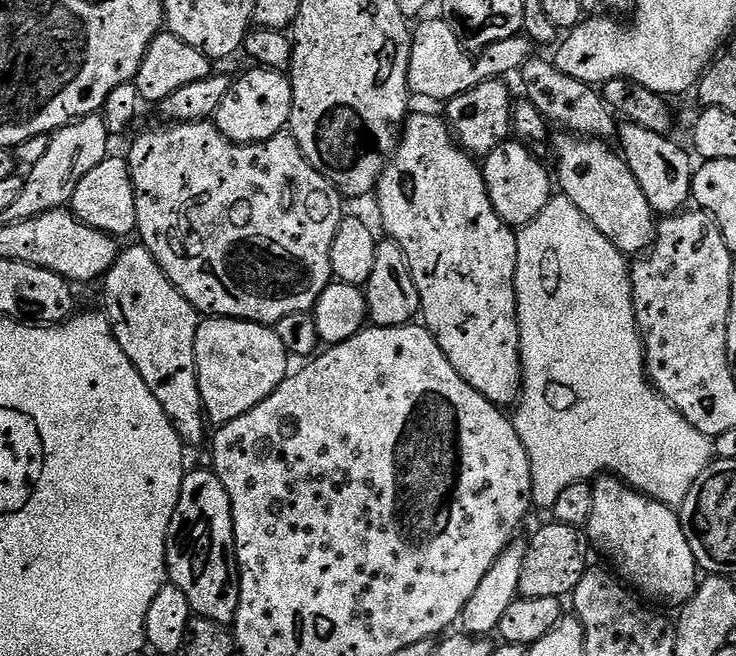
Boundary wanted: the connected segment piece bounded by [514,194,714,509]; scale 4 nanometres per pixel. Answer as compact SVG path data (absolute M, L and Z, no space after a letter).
M563 194L553 195L551 202L542 210L542 214L538 214L538 218L534 218L530 223L525 224L519 229L516 241L518 242L518 266L516 267L516 313L518 314L518 322L520 323L520 375L522 377L522 395L519 397L518 403L515 405L514 423L516 425L516 433L518 438L522 438L522 446L526 446L526 454L530 458L530 470L532 471L532 503L536 508L551 508L554 502L558 502L558 494L562 494L562 490L566 490L566 486L574 486L574 482L588 482L601 474L611 474L617 476L618 479L624 481L632 488L636 488L642 494L646 494L650 498L654 498L658 502L669 506L679 506L684 503L686 494L690 494L690 486L694 486L694 482L698 478L698 474L702 474L702 470L706 470L714 459L713 441L698 430L694 430L694 426L690 426L690 422L686 422L686 418L682 418L682 414L678 414L678 410L674 410L674 406L666 398L662 398L659 392L652 387L652 381L648 379L648 372L644 369L644 344L640 340L640 331L636 325L636 315L634 314L634 302L632 301L632 278L630 275L630 264L624 253L617 250L606 237L594 227L589 220L582 214L582 210L578 210L578 206L574 206L574 202L570 202Z

